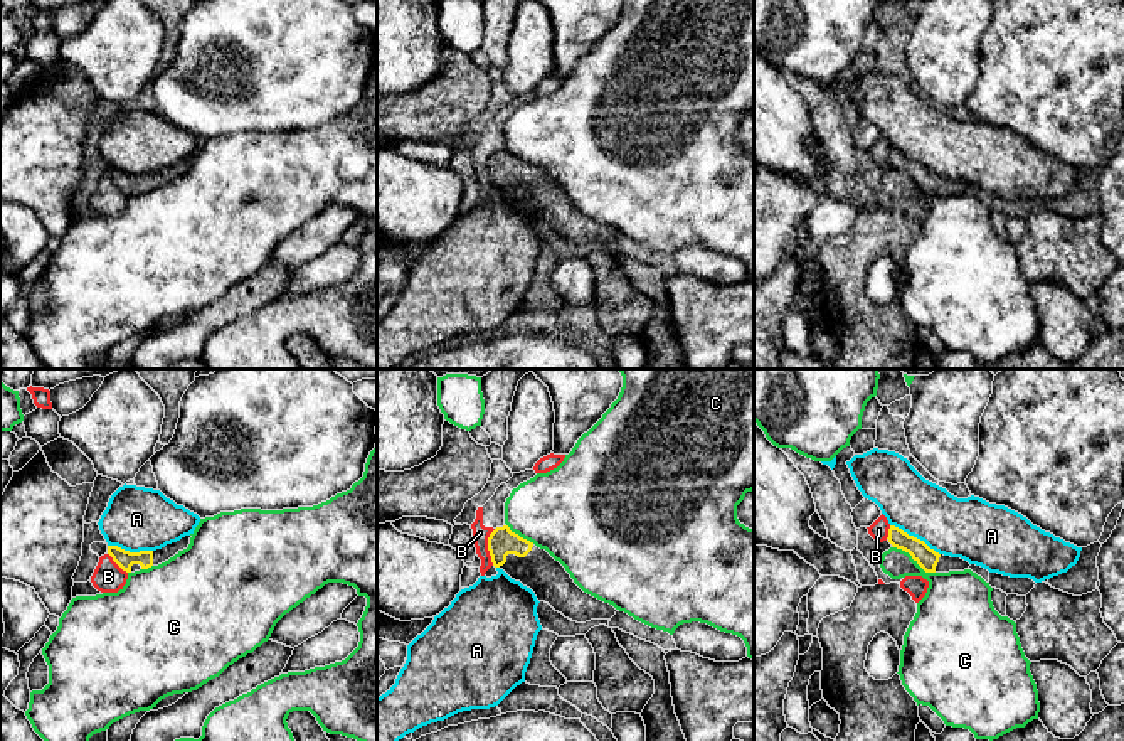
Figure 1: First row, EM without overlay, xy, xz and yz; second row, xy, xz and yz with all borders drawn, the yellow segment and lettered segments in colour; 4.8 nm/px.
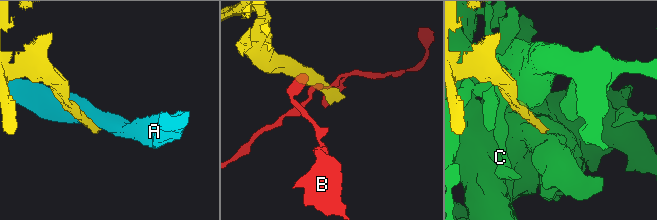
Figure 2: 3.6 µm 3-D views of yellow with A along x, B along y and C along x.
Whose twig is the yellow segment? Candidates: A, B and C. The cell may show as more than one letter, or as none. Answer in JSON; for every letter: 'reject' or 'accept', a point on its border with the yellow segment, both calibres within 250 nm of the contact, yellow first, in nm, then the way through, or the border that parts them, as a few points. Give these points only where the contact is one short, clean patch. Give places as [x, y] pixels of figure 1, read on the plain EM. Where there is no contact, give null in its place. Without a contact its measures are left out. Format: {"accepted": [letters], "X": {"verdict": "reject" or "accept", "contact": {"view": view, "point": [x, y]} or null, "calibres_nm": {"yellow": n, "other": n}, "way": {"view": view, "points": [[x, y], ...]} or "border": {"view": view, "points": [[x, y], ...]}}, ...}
{"accepted": [], "A": {"verdict": "reject", "contact": {"view": "yz", "point": [916, 160]}, "calibres_nm": {"yellow": 100, "other": 280}, "border": {"view": "yz", "points": [[890, 147], [922, 162], [939, 177]]}}, "B": {"verdict": "reject", "contact": {"view": "xz", "point": [488, 170]}, "calibres_nm": {"yellow": 140, "other": 80}}, "C": {"verdict": "reject", "contact": {"view": "yz", "point": [914, 182]}, "calibres_nm": {"yellow": 100, "other": 240}}}

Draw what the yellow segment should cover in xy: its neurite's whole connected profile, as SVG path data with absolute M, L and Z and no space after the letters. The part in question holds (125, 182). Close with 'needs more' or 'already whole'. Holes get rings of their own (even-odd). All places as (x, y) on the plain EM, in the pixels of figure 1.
M185 158L180 163L167 167L165 170L156 173L130 175L118 168L108 168L108 177L123 194L135 195L140 192L158 189L178 177L180 173L187 172L190 167L190 160L192 158Z; needs more

